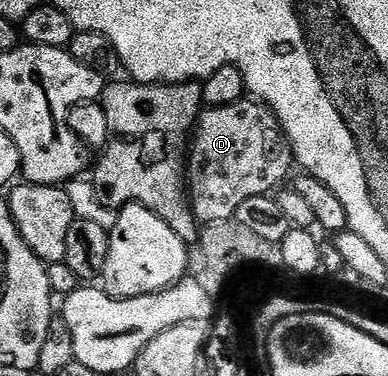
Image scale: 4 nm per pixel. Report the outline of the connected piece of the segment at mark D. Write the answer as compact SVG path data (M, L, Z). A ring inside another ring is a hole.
M245 97L234 105L208 107L201 111L190 139L190 154L186 160L186 190L196 222L207 225L233 218L238 205L250 201L250 197L275 192L281 186L279 183L288 174L293 174L292 167L294 168L292 146L288 144L288 137L284 134L278 117L263 101Z

